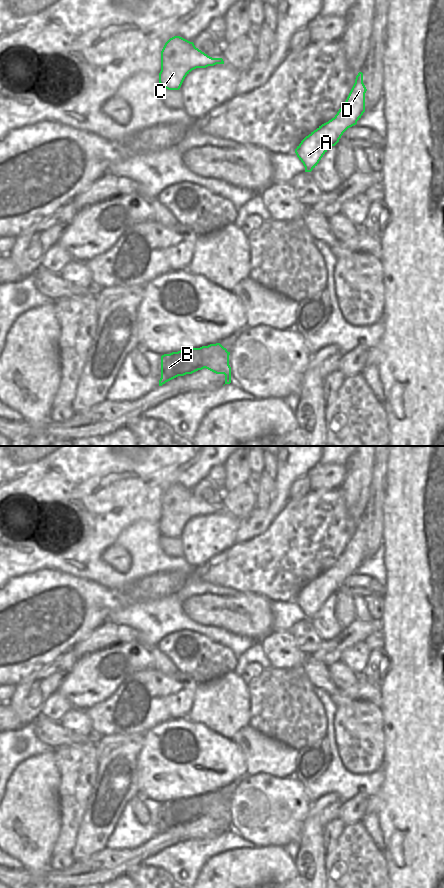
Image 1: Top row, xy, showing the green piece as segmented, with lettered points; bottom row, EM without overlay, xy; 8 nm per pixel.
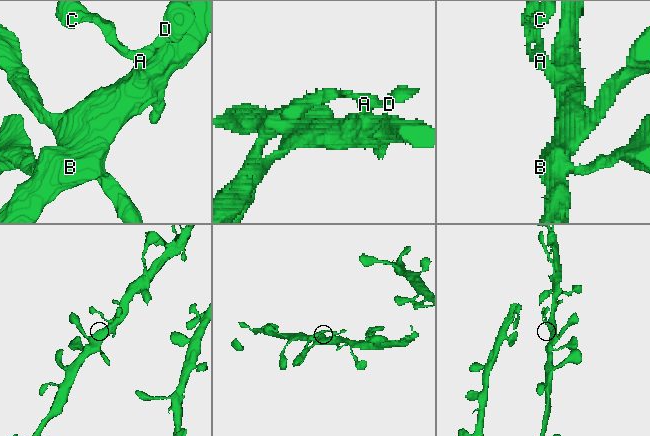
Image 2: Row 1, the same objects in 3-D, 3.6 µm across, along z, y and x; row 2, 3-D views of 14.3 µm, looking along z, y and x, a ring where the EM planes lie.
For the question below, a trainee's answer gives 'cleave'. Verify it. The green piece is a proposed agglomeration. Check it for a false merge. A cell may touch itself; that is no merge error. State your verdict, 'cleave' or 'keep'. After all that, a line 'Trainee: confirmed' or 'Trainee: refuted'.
keep
Trainee: refuted

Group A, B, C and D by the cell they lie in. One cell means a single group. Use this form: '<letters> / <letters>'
A B C D

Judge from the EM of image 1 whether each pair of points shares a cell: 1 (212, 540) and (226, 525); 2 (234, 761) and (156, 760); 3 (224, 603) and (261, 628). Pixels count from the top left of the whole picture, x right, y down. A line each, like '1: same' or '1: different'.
1: same
2: same
3: same

